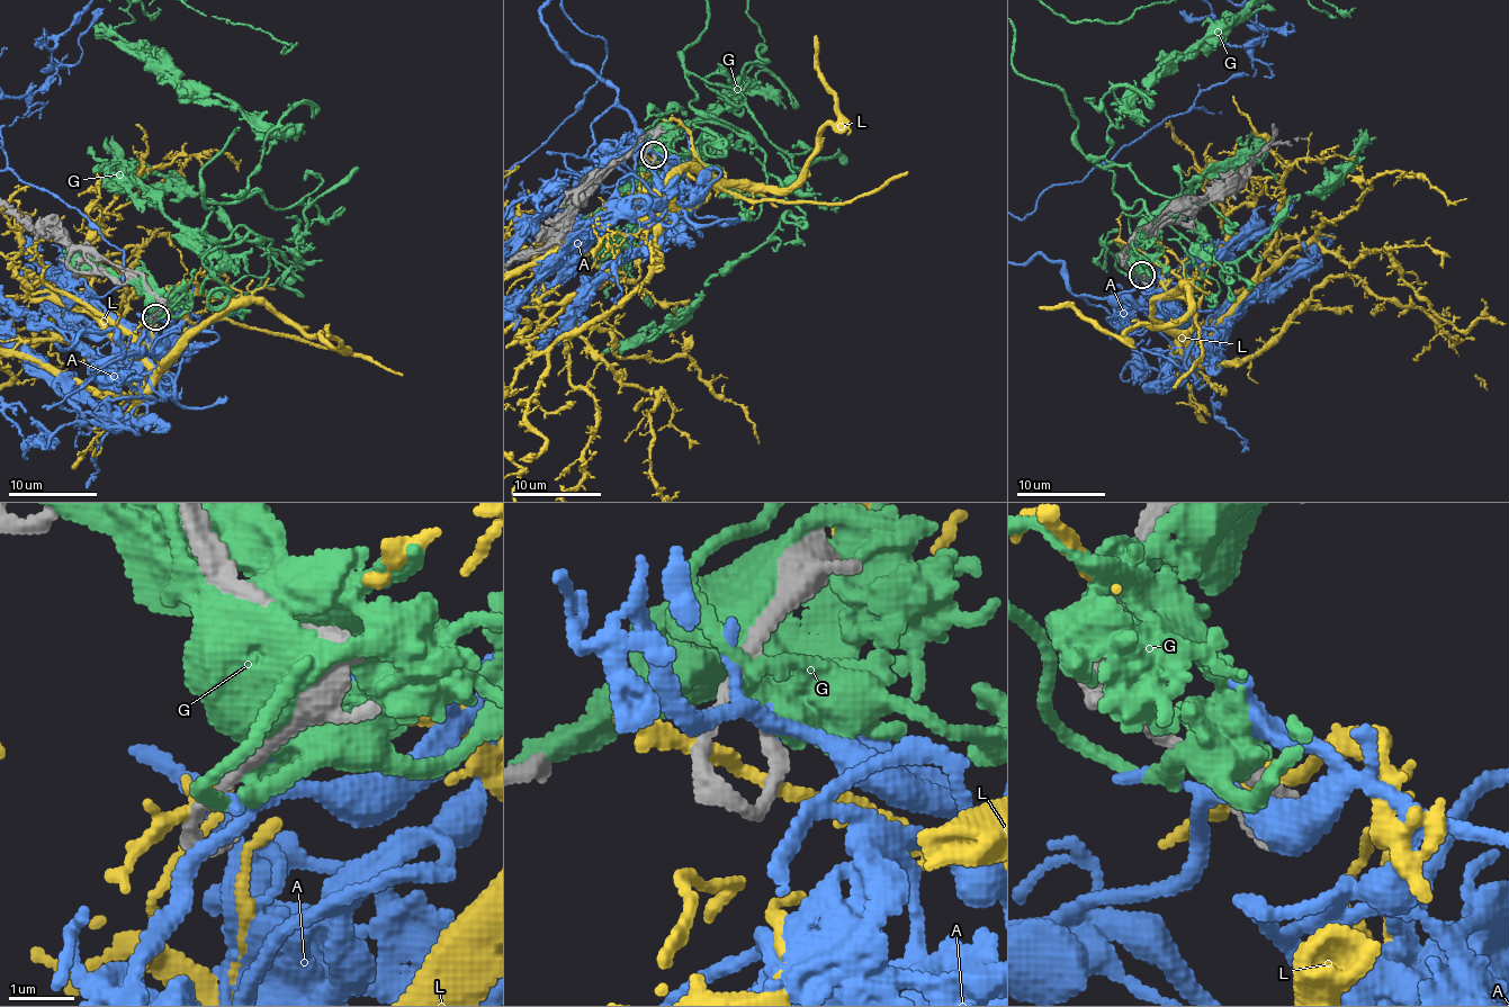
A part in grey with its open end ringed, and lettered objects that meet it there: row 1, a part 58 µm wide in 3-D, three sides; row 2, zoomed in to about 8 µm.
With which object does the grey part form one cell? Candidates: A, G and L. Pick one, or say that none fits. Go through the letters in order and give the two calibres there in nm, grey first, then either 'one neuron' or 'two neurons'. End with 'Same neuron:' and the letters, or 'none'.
A: 240/180 nm | one neuron
G: 240/320 nm | two neurons
L: 260/180 nm | two neurons
Same neuron: A

